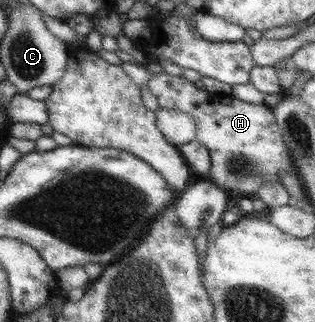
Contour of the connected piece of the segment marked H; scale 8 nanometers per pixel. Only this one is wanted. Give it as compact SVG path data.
M165 72L154 74L148 86L157 97L160 108L178 110L196 120L196 140L210 150L211 168L208 178L223 190L237 190L244 197L252 198L264 182L278 182L279 172L298 172L272 111L272 107L282 101L283 93L266 94L263 103L249 103L232 94L210 93L205 88L197 88L194 82L183 75L169 76Z

